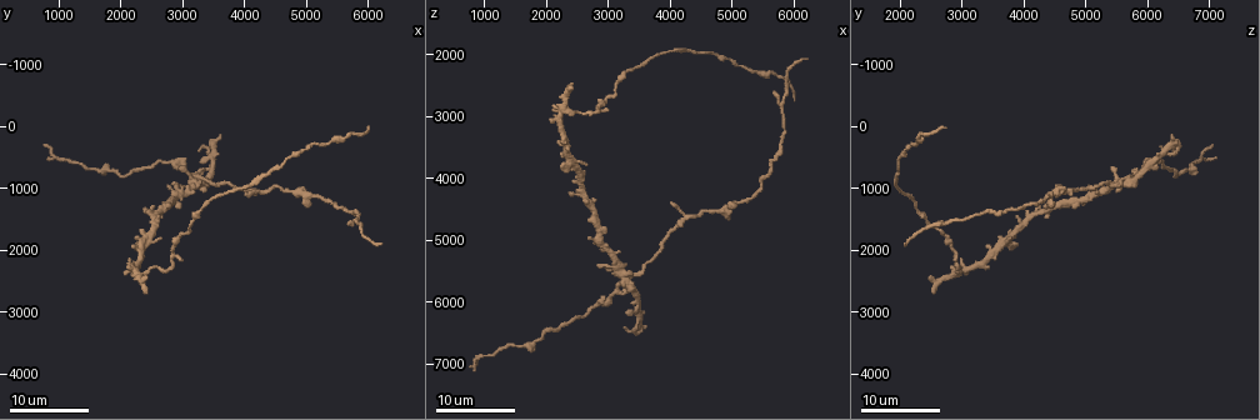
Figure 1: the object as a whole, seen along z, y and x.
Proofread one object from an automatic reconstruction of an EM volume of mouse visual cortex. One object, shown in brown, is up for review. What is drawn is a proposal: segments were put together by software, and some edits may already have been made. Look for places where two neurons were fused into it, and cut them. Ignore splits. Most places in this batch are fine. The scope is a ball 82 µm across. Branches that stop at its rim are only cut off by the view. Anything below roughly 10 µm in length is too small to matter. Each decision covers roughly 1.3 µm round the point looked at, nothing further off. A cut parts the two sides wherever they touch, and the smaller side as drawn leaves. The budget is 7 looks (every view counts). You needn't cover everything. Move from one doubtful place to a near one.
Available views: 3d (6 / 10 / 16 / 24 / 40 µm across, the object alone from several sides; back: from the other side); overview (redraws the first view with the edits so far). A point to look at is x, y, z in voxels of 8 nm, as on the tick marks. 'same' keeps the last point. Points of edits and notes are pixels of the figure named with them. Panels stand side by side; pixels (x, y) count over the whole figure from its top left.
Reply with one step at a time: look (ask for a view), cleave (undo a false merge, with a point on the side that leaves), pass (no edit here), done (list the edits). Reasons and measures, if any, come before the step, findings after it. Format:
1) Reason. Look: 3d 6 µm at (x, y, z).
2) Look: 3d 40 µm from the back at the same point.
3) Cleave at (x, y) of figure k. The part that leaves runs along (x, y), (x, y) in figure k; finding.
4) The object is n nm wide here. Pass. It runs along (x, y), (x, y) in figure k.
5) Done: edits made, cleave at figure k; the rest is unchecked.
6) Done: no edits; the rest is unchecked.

Three-way junction. Look: 3d 24 µm at (3300, 850, 5650).

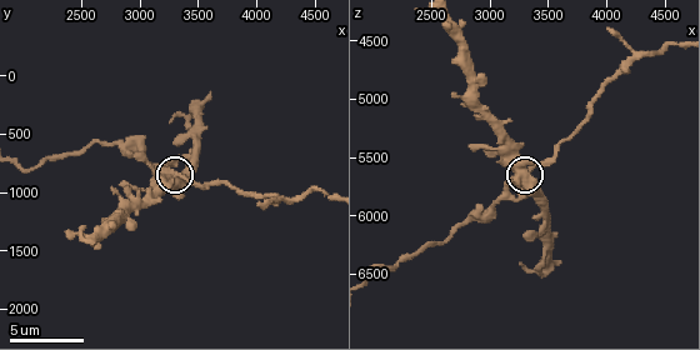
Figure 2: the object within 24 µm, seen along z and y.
Zoom in. Look: 3d 10 µm at the same point.

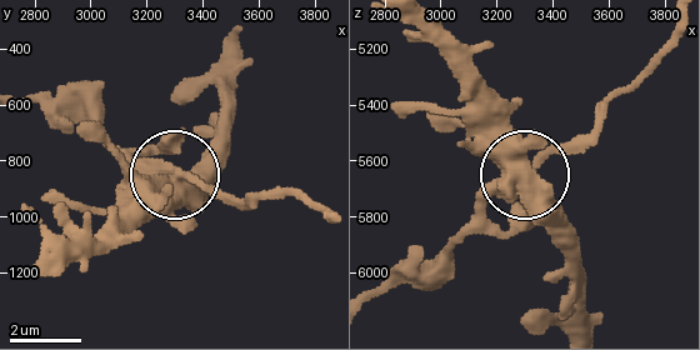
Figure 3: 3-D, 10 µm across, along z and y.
The side arm is 27 µm long. Cleave at (170, 154) of figure 3. The part that leaves runs along (176, 179), (235, 196), (295, 196), (325, 214) in figure 3; two neurons meet here.

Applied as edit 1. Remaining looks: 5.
Four-way junction. Look: 3d 16 µm at (2600, 1400, 4300).

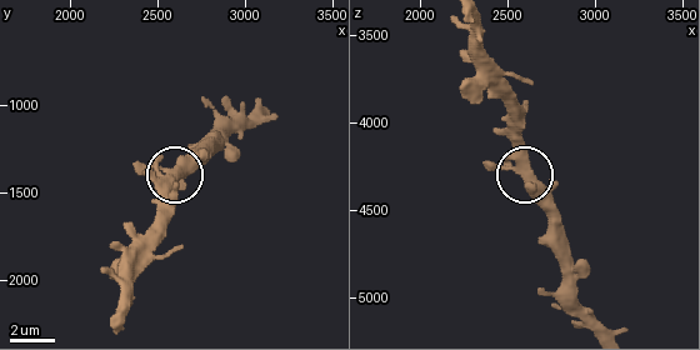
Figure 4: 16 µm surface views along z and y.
Look: 3d 6 µm at (2580, 1400, 4280).

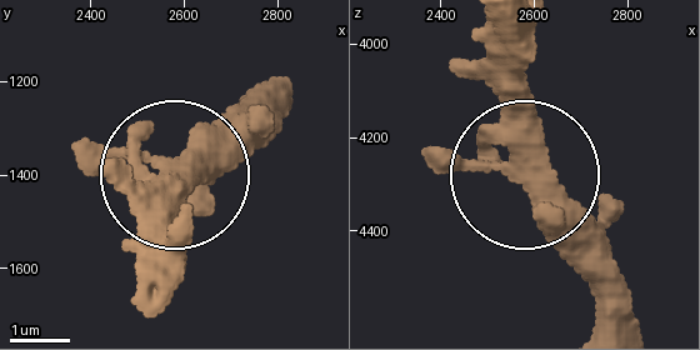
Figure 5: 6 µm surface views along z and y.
Pass. One neuron here.

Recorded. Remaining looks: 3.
Thick turns thin. Look: 3d 24 µm at (2400, 2350, 2950).

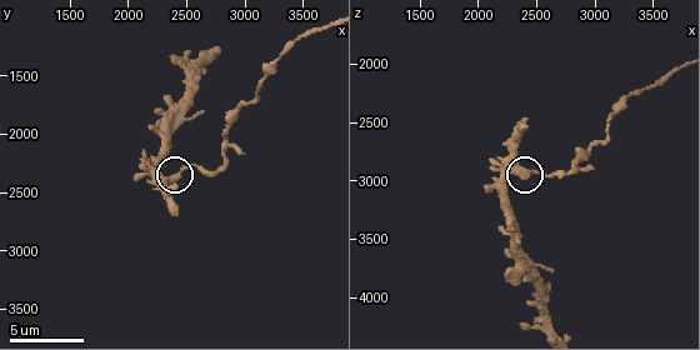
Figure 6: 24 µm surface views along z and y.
Look: 3d 6 µm at (2380, 2380, 2920).

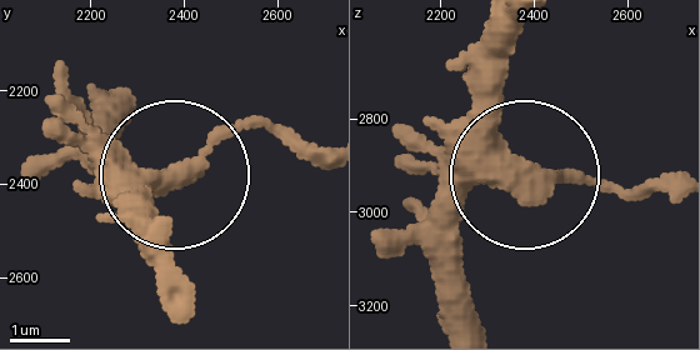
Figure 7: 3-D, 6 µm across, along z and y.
Look: 3d 6 µm from the back at (2395, 2380, 2930).

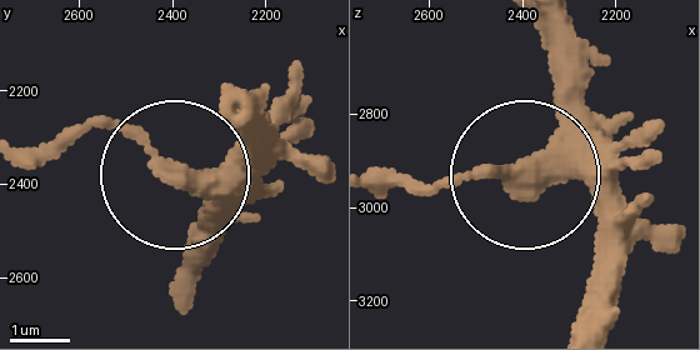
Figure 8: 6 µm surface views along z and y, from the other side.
The object is 400 nm wide here. Cleave at (65, 143) of figure 8. The part that leaves runs along (503, 171), (374, 186) in figure 8; a second neuron is stuck on.

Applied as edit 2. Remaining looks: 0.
Done: edits made, cleave at figure 3, cleave at figure 8; the rest is unchecked.

